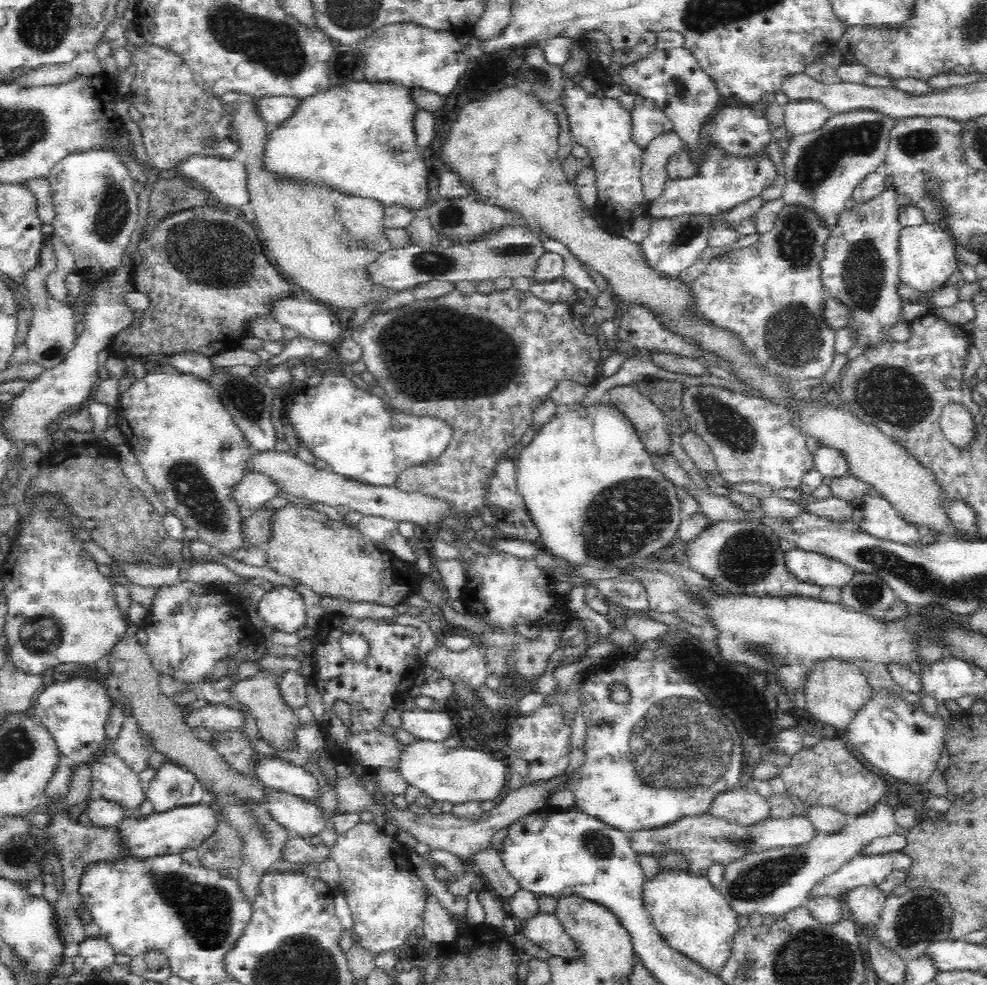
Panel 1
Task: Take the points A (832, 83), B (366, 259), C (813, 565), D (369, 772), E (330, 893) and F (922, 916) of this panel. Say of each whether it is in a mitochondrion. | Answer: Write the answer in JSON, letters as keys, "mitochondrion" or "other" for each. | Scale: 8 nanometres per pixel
{"A":"other","B":"other","C":"other","D":"other","E":"other","F":"mitochondrion"}

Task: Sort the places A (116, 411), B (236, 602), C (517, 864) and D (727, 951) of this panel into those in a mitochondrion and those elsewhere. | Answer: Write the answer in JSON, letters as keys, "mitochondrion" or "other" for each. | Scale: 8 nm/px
{"A":"other","B":"other","C":"other","D":"other"}

